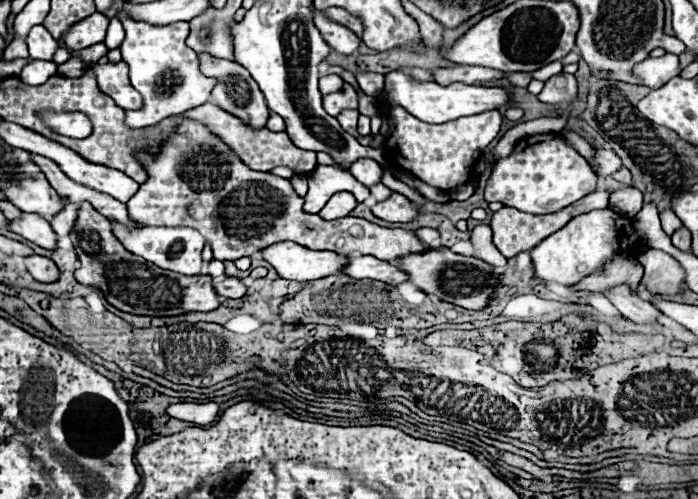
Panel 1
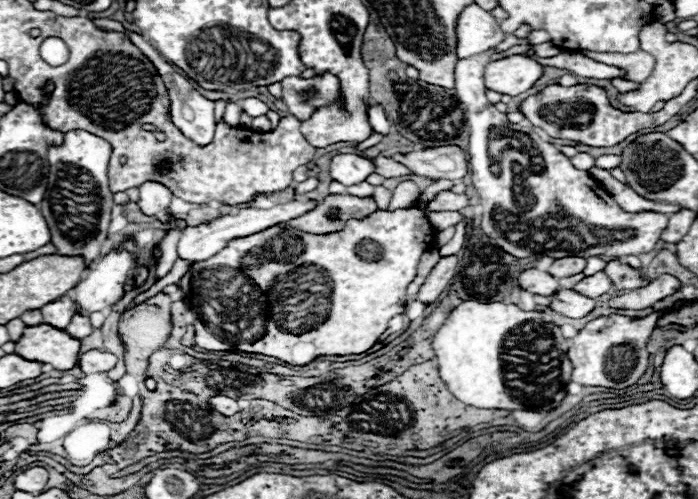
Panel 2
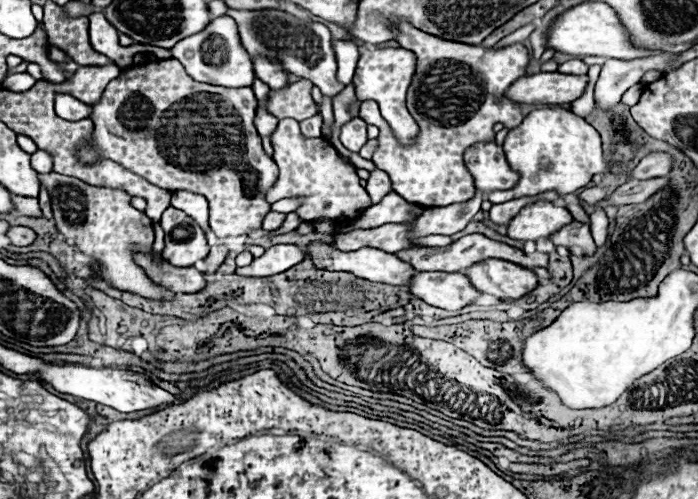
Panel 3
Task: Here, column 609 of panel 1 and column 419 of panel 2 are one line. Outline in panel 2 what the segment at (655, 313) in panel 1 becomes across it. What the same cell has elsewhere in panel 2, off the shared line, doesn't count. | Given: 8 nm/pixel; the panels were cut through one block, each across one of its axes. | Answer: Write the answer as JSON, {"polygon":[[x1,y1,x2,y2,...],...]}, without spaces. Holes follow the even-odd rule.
{"polygon":[[444,256,436,264,436,268,432,268,432,272,428,274,426,282,422,284,422,288,418,292,418,298,428,304,434,302,452,284,452,278,456,274,456,264,458,264,456,256]]}

